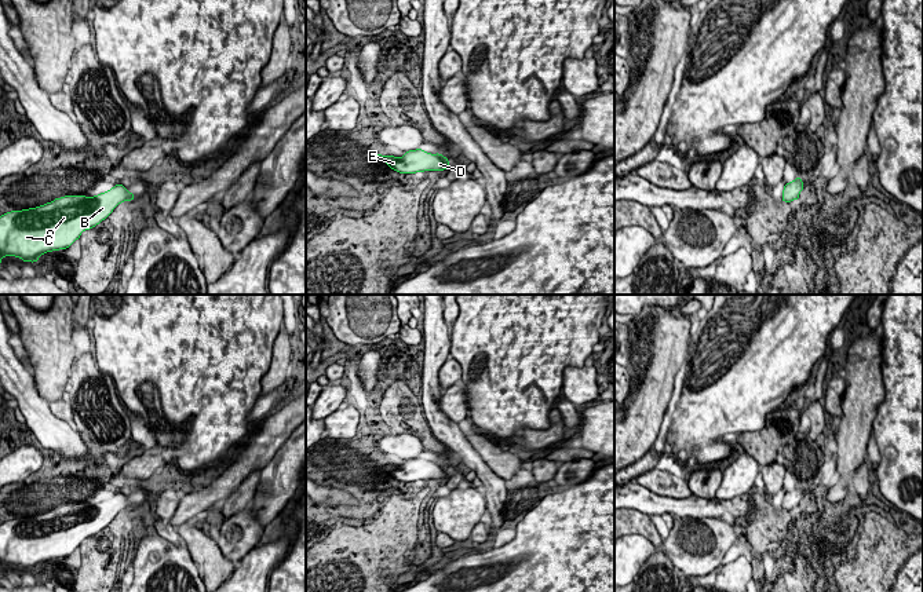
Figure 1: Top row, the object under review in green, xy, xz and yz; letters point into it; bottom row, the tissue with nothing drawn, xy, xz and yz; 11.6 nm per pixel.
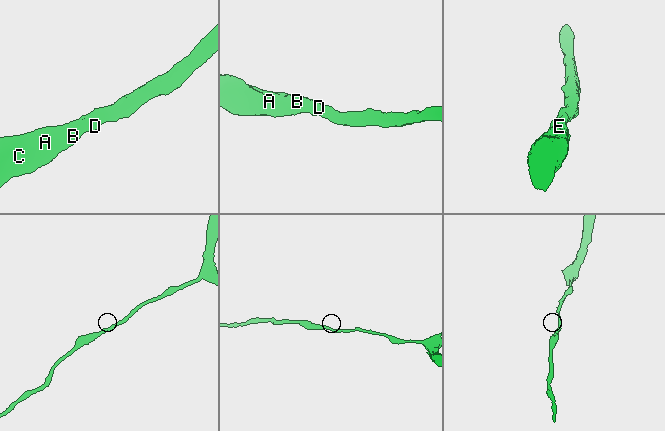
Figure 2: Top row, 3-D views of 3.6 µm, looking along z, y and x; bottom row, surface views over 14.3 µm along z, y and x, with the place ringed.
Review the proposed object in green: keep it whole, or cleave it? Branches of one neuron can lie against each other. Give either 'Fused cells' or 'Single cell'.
Single cell

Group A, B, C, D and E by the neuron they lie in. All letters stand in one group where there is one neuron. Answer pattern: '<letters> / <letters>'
A B C D E

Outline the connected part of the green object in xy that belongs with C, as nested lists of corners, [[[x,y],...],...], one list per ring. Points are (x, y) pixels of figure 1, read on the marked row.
[[[116,184],[95,197],[65,195],[36,208],[7,212],[0,216],[0,262],[4,256],[15,256],[34,263],[47,252],[66,249],[80,238],[84,230],[107,219],[120,202],[134,198],[135,194],[123,184]]]

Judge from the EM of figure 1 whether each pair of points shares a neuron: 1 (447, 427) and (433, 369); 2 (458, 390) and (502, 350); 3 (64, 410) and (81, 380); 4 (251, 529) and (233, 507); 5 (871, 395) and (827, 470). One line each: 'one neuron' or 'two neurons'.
1: one neuron
2: two neurons
3: one neuron
4: two neurons
5: two neurons

